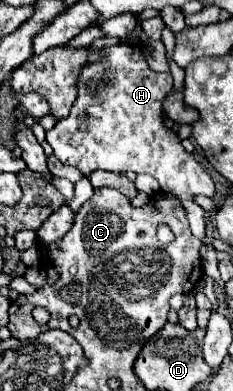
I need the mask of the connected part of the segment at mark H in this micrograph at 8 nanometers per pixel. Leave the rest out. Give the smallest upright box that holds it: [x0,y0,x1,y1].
[46,45,214,241]

